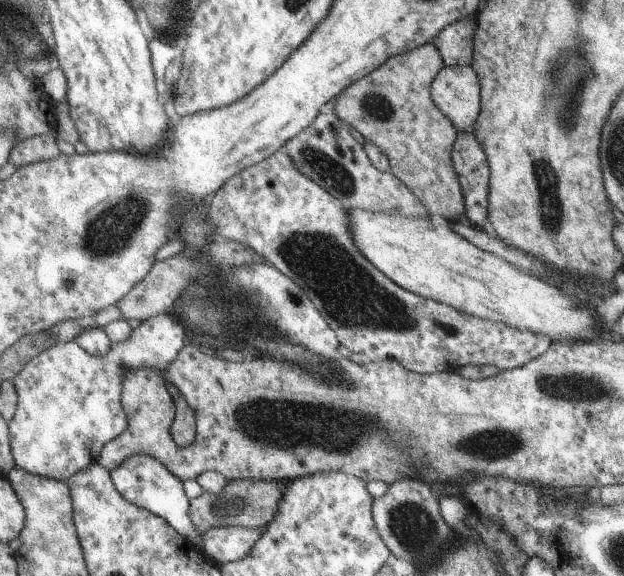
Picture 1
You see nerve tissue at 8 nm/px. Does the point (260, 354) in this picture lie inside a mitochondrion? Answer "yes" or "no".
no

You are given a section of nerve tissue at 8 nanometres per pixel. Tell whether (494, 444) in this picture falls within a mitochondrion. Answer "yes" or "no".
yes

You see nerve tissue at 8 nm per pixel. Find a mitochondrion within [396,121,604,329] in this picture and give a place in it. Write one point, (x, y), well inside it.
(547, 182)

